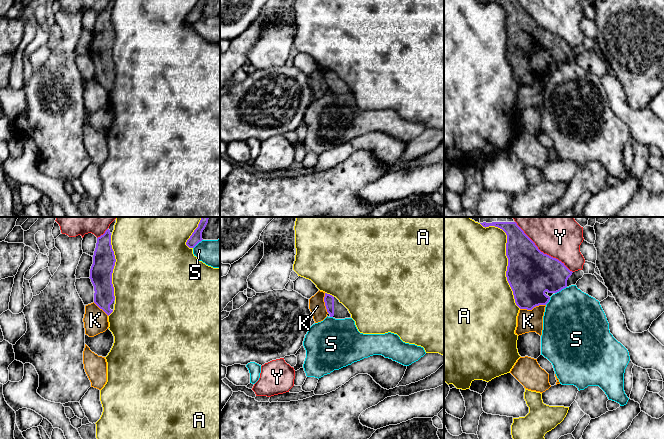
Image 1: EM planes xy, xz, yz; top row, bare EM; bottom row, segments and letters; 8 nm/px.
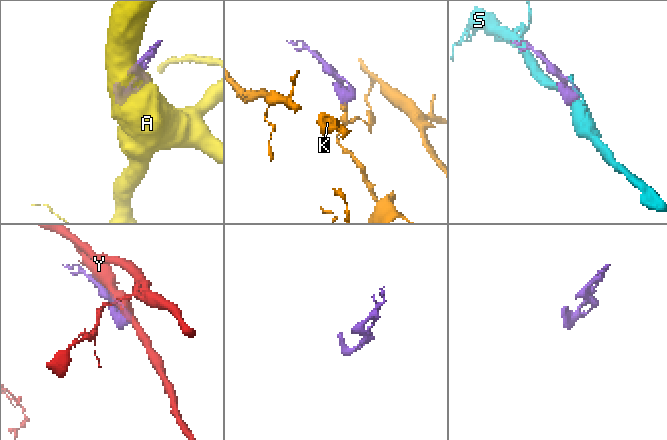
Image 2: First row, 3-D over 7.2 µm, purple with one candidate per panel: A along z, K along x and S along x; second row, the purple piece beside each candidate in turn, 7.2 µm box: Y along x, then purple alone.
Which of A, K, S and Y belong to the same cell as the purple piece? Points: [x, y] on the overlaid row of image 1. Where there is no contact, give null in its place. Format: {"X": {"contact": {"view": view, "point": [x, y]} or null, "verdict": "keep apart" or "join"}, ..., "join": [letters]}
{"A": {"contact": {"view": "yz", "point": [507, 257]}, "verdict": "keep apart"}, "K": {"contact": {"view": "yz", "point": [532, 308]}, "verdict": "keep apart"}, "S": {"contact": {"view": "yz", "point": [560, 290]}, "verdict": "keep apart"}, "Y": {"contact": {"view": "yz", "point": [542, 252]}, "verdict": "keep apart"}, "join": []}

